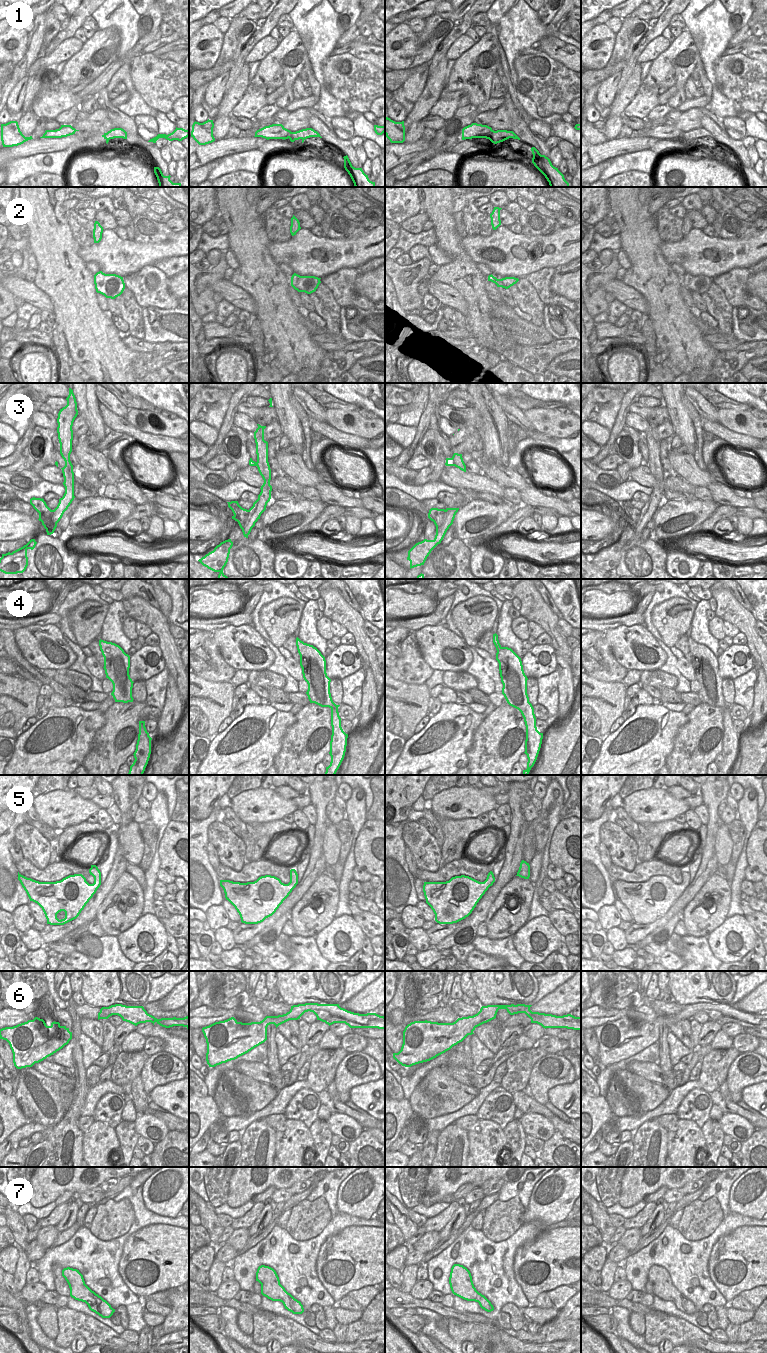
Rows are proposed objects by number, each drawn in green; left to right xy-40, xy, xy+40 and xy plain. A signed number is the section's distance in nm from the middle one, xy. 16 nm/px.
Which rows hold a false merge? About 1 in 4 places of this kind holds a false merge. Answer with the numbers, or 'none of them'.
1, 3

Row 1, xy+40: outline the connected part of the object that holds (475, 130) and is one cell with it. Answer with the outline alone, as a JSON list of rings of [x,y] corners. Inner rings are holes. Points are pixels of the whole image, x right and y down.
[[[472,123],[462,129],[462,140],[472,139],[472,138],[486,138],[492,143],[497,144],[503,142],[509,138],[505,138],[504,135],[507,130],[497,130],[494,131],[491,127],[487,125]]]

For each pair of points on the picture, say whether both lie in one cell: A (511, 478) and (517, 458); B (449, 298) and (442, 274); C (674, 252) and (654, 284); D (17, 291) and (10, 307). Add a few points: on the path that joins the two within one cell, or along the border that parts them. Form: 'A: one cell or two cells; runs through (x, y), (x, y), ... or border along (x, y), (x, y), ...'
A: two cells; border along (507, 467), (514, 470)
B: two cells; border along (428, 279), (447, 284), (464, 298)
C: two cells; border along (661, 242), (661, 253), (669, 265)
D: two cells; border along (10, 291), (14, 297)

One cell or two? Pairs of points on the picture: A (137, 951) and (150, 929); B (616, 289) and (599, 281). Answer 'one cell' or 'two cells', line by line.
A: one cell
B: two cells

